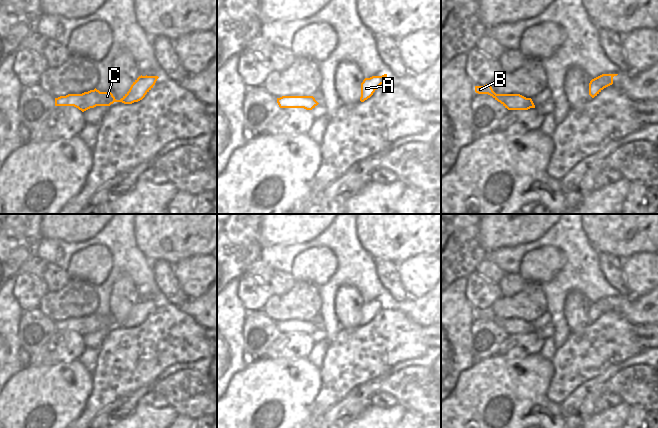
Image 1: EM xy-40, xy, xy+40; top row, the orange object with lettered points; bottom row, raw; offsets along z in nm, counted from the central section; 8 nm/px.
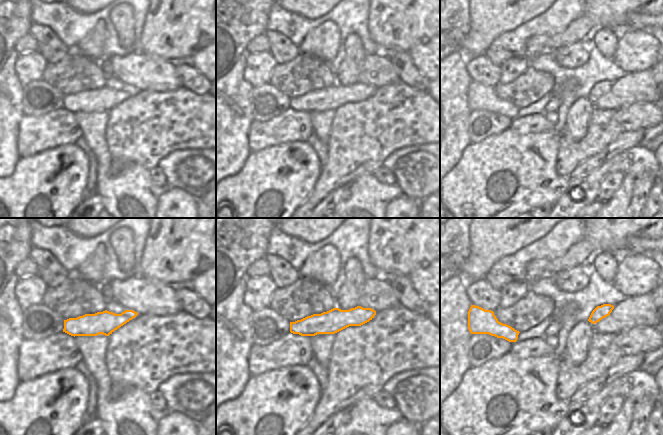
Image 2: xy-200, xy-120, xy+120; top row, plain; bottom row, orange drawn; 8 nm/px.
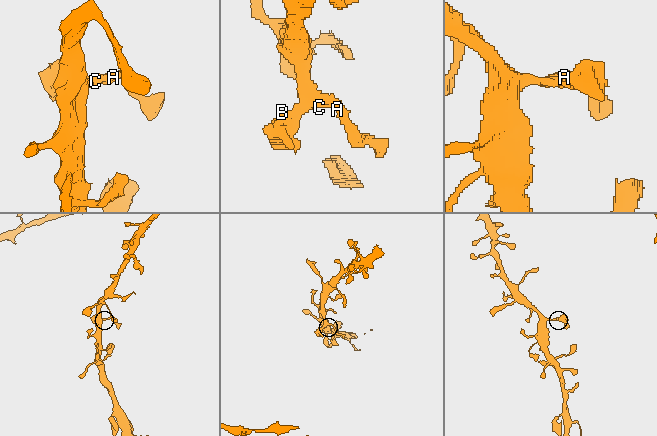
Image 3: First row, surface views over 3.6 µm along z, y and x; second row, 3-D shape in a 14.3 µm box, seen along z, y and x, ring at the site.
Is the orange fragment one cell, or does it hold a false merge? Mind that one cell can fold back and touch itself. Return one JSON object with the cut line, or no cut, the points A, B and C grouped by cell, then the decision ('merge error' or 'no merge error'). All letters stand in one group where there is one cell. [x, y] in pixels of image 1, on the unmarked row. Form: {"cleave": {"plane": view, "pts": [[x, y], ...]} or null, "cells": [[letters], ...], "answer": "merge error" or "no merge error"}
{"cleave": null, "cells": [["A", "B", "C"]], "answer": "no merge error"}

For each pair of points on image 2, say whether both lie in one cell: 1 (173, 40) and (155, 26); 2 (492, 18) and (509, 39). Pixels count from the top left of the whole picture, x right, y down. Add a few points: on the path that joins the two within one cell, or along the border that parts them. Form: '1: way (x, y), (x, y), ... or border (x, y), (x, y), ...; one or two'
1: way (169, 36), (159, 26); one
2: border (525, 22), (499, 34), (490, 45); two

